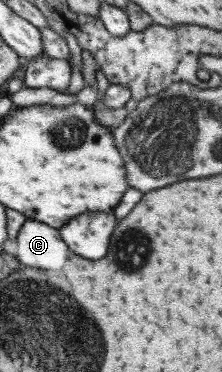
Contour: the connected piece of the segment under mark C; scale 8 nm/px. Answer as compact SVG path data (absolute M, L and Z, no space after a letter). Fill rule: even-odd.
M26 220L18 232L16 256L21 266L46 271L62 270L70 252L59 229L36 220Z

